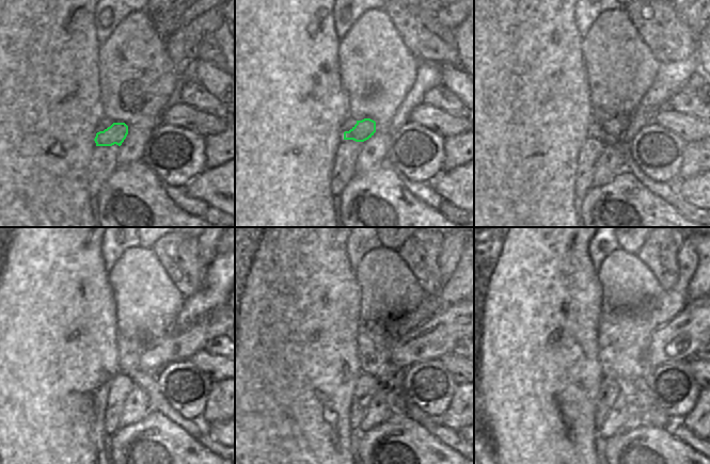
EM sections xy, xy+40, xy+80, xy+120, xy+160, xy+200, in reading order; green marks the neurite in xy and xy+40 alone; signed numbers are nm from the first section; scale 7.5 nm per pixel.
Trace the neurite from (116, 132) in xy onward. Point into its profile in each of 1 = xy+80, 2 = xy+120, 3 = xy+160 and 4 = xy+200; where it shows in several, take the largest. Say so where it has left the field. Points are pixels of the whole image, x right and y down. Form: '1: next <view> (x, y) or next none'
1: next xy+80 (615, 127)
2: next xy+120 (177, 346)
3: next xy+160 (438, 336)
4: next xy+200 (681, 338)

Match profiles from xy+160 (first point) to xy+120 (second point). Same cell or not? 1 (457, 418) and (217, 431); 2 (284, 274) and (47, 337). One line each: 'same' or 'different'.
1: different
2: same

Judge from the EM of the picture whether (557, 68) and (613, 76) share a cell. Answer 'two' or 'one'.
two

